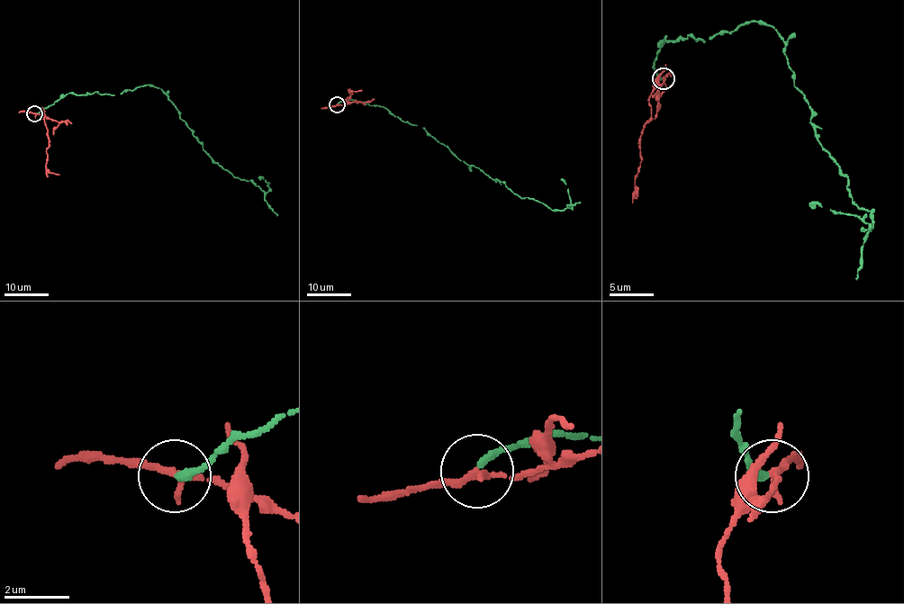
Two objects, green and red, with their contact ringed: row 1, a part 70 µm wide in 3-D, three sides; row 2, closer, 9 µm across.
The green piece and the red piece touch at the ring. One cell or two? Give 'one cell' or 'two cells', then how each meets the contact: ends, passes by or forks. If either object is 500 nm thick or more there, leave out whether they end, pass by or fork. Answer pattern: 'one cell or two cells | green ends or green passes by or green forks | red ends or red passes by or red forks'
two cells | green ends | red passes by

